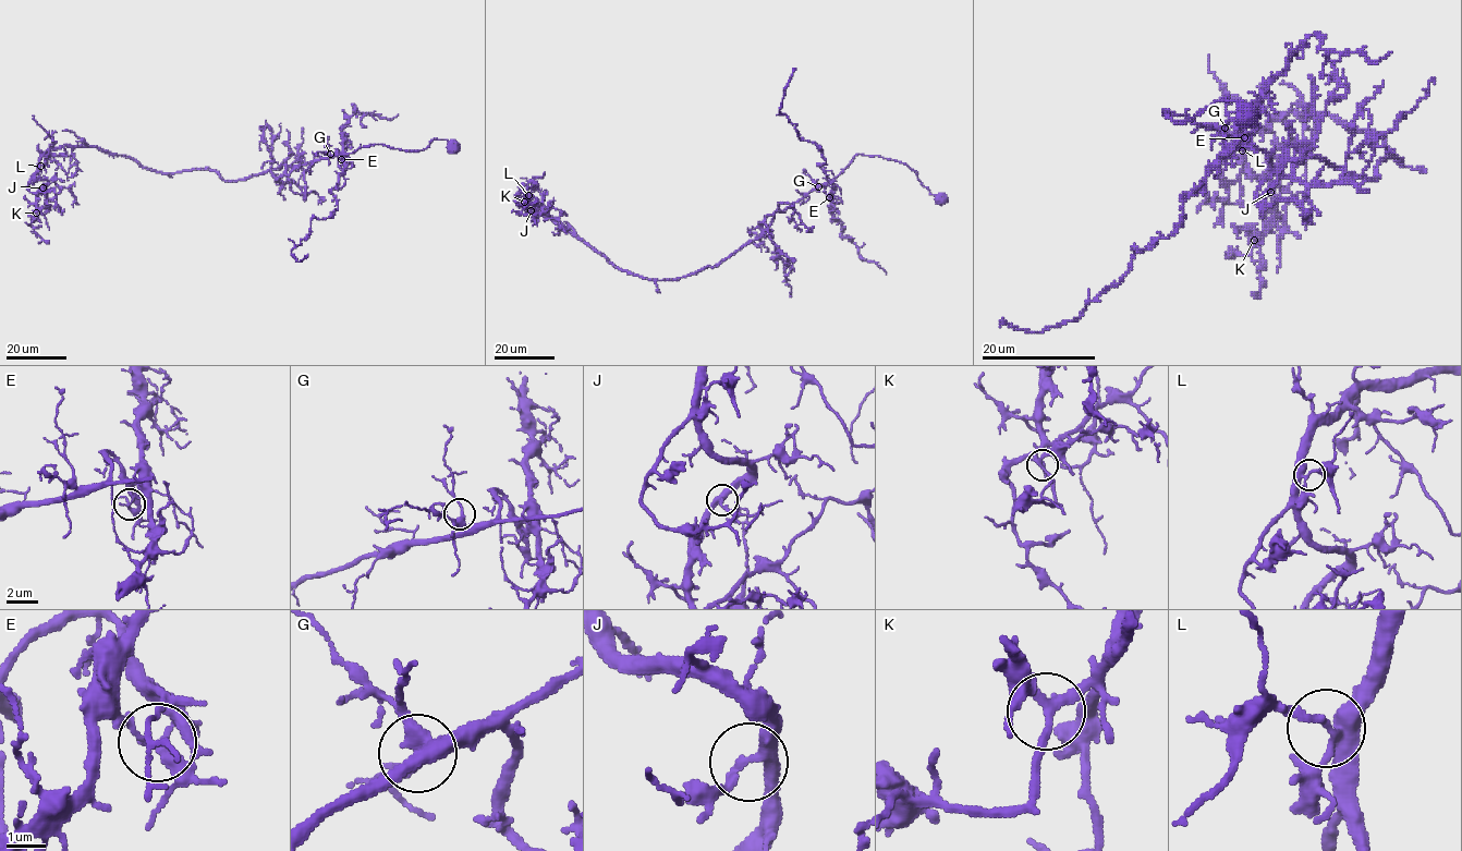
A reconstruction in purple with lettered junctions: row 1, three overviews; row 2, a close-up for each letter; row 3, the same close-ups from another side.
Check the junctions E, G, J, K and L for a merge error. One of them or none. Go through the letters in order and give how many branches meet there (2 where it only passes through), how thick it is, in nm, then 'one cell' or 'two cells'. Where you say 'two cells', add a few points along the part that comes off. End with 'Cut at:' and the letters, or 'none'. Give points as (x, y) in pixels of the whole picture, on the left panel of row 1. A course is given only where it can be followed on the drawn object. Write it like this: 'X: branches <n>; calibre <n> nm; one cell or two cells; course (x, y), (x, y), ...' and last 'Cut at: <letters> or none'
E: branches 3; calibre 220 nm; two cells; course (341, 159), (344, 169), (332, 190), (338, 208), (313, 218), (291, 251), (296, 260), (306, 257)
G: branches 3; calibre 240 nm; one cell
J: branches 3; calibre 280 nm; one cell
K: branches 3; calibre 220 nm; one cell
L: branches 3; calibre 180 nm; one cell
Cut at: E

